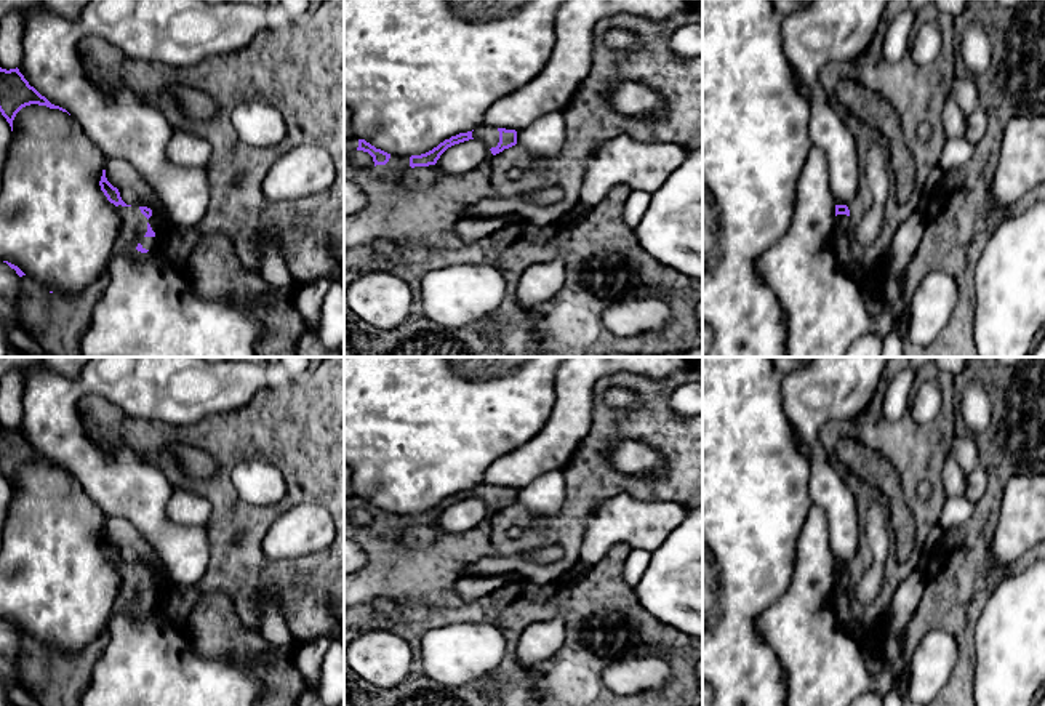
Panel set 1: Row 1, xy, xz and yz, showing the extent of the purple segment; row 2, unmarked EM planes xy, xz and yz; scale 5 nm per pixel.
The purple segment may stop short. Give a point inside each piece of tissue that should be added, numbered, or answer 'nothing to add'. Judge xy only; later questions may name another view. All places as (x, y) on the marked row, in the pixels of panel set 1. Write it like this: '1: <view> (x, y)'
1: xy (58, 322)

